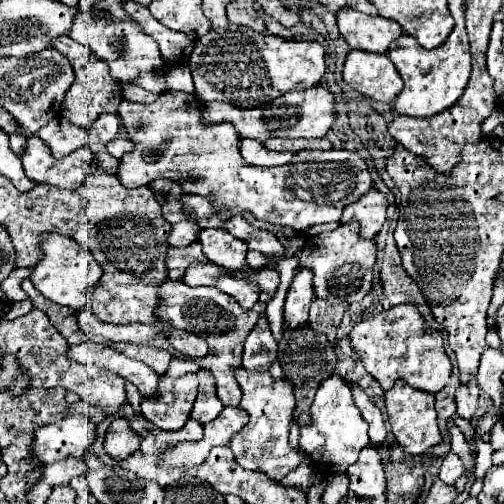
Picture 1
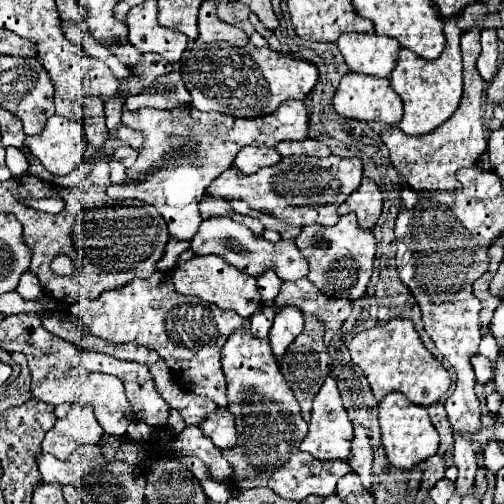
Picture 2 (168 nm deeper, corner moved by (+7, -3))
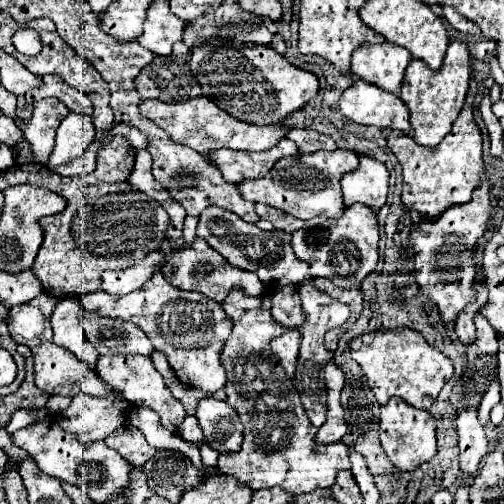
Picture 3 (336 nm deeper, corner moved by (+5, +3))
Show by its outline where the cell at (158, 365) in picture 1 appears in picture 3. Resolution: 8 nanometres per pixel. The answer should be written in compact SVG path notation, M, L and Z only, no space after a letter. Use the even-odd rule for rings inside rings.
M83 314L81 326L87 340L99 354L143 354L151 356L153 346L141 328L121 320Z

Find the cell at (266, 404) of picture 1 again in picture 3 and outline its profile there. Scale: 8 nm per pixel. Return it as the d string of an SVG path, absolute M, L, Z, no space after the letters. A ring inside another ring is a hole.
M231 292L231 296L227 296L227 300L223 302L223 308L225 308L227 316L233 320L233 332L221 354L221 362L227 370L225 394L227 394L227 404L231 404L237 410L239 418L245 426L245 432L243 432L241 450L219 454L217 468L223 474L233 476L239 482L247 484L251 490L279 486L285 492L299 496L305 492L331 488L335 484L337 472L351 470L349 448L343 442L335 442L335 444L327 444L327 446L315 444L313 436L315 436L317 428L307 420L305 410L299 400L299 392L295 390L293 382L287 378L279 360L275 360L275 356L271 354L271 348L269 348L269 342L285 332L283 324L275 322L271 316L271 292L263 292L263 296L257 296L257 298L243 296L243 292Z

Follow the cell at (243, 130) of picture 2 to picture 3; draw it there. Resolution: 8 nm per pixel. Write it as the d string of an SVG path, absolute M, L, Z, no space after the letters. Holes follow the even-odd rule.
M197 96L185 102L161 102L161 100L141 100L139 112L155 122L159 128L163 128L173 142L185 144L205 156L209 150L217 148L233 148L233 150L251 150L261 152L267 148L273 148L281 138L287 136L289 126L283 122L269 124L269 126L255 126L241 120L231 118L227 112L223 112L217 104L213 104L207 96Z

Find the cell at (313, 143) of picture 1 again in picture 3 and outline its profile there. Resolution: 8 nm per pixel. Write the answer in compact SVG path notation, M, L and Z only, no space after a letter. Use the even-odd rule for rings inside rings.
M293 128L293 130L289 130L287 138L293 140L301 152L335 150L337 148L337 144L333 142L331 136L325 136L325 134L315 132L315 130L299 130L299 128Z

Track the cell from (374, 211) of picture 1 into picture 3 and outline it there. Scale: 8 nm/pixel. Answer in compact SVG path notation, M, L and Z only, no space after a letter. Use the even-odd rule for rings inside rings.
M359 156L359 168L343 176L341 186L345 206L361 202L369 206L373 212L379 212L379 208L385 204L387 198L389 172L381 162L369 156Z

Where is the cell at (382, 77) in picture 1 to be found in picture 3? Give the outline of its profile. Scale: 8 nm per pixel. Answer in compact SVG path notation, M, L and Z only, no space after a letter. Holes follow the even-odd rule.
M357 78L341 94L339 106L341 114L357 124L401 130L405 134L411 132L409 108L403 104L403 100L397 94L387 92L361 78Z

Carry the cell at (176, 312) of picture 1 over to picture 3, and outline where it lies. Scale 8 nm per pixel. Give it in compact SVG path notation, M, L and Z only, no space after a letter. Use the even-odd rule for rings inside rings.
M155 272L149 282L131 294L113 296L103 290L85 294L81 298L83 310L99 316L109 316L123 322L133 322L143 328L157 352L163 352L175 370L177 378L197 390L217 392L225 386L225 368L221 364L221 352L231 336L231 318L225 314L223 306L201 292L187 292L171 286L161 272Z

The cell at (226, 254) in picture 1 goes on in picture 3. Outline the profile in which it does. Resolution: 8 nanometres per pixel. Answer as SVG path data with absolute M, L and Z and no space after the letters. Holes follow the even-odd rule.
M209 206L199 216L197 236L203 238L211 248L215 248L223 258L227 258L237 268L255 272L267 288L279 288L285 284L301 284L309 278L309 264L299 260L291 248L291 234L281 230L259 230L255 224L249 224L217 206Z

